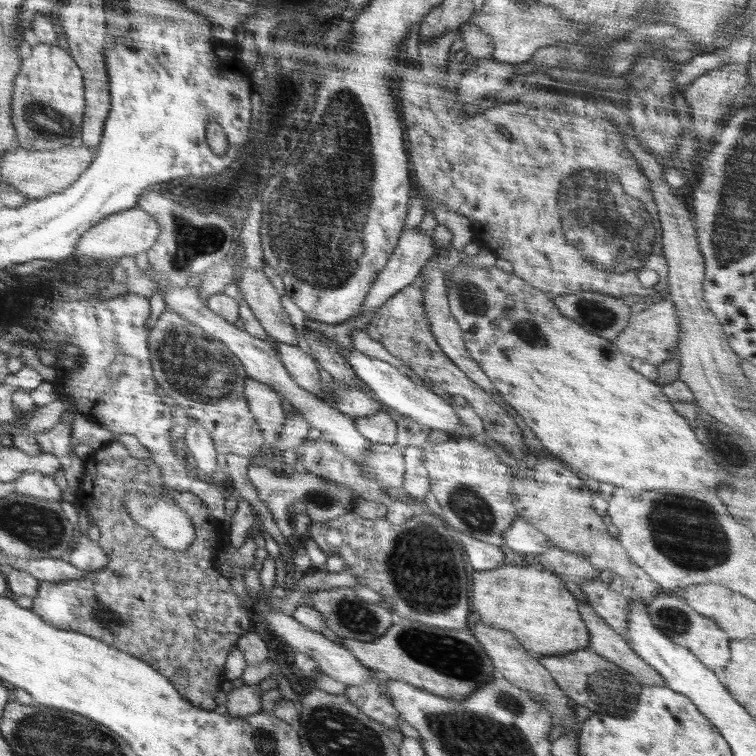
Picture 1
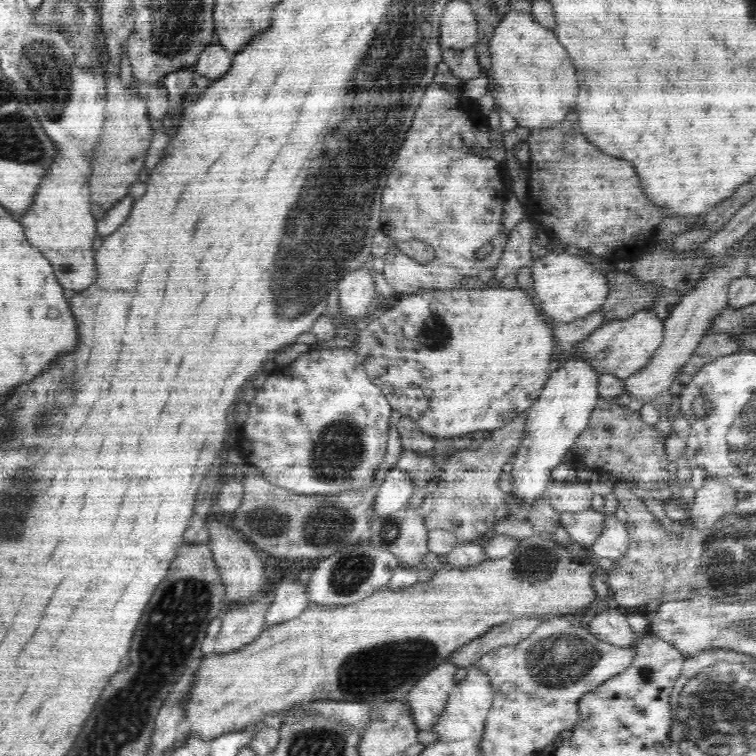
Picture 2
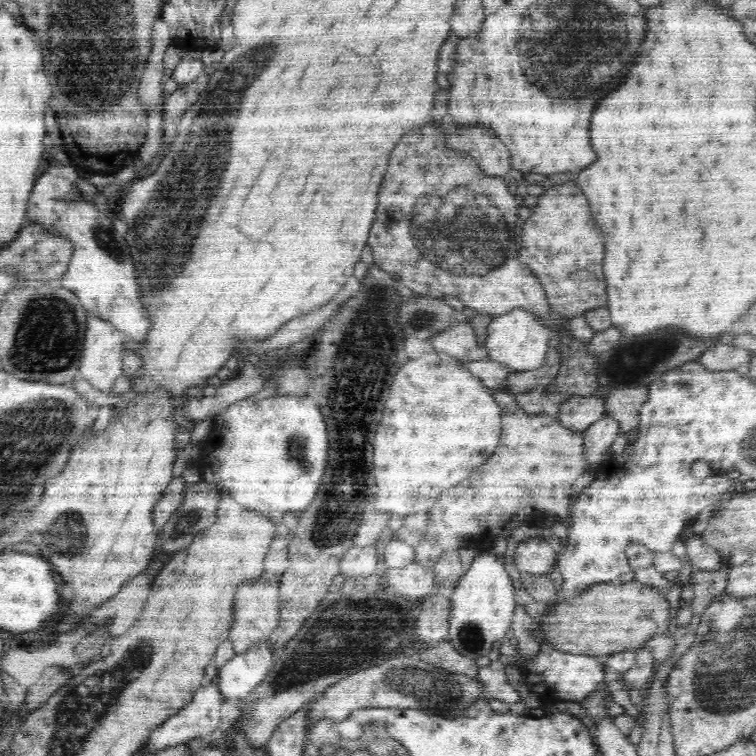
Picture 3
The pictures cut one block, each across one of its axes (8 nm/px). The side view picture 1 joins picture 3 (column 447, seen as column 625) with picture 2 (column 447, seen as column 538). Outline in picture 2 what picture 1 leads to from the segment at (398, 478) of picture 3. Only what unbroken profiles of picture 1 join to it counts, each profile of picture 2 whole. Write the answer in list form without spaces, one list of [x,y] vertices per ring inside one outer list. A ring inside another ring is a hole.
[[[518,287],[428,288],[405,295],[391,309],[377,313],[364,330],[356,331],[354,348],[369,379],[382,391],[395,416],[413,420],[426,436],[451,441],[468,433],[502,428],[534,406],[558,352],[553,328],[551,318],[532,303],[530,294]]]

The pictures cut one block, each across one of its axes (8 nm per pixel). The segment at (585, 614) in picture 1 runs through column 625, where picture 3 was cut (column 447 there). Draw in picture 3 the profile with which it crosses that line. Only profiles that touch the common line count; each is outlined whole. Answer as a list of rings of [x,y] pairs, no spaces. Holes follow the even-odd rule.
[[[448,638],[433,647],[422,646],[420,658],[451,673],[460,673],[470,677],[470,679],[477,679],[479,667],[476,665],[476,661],[464,657],[462,653],[454,649],[452,641]]]

